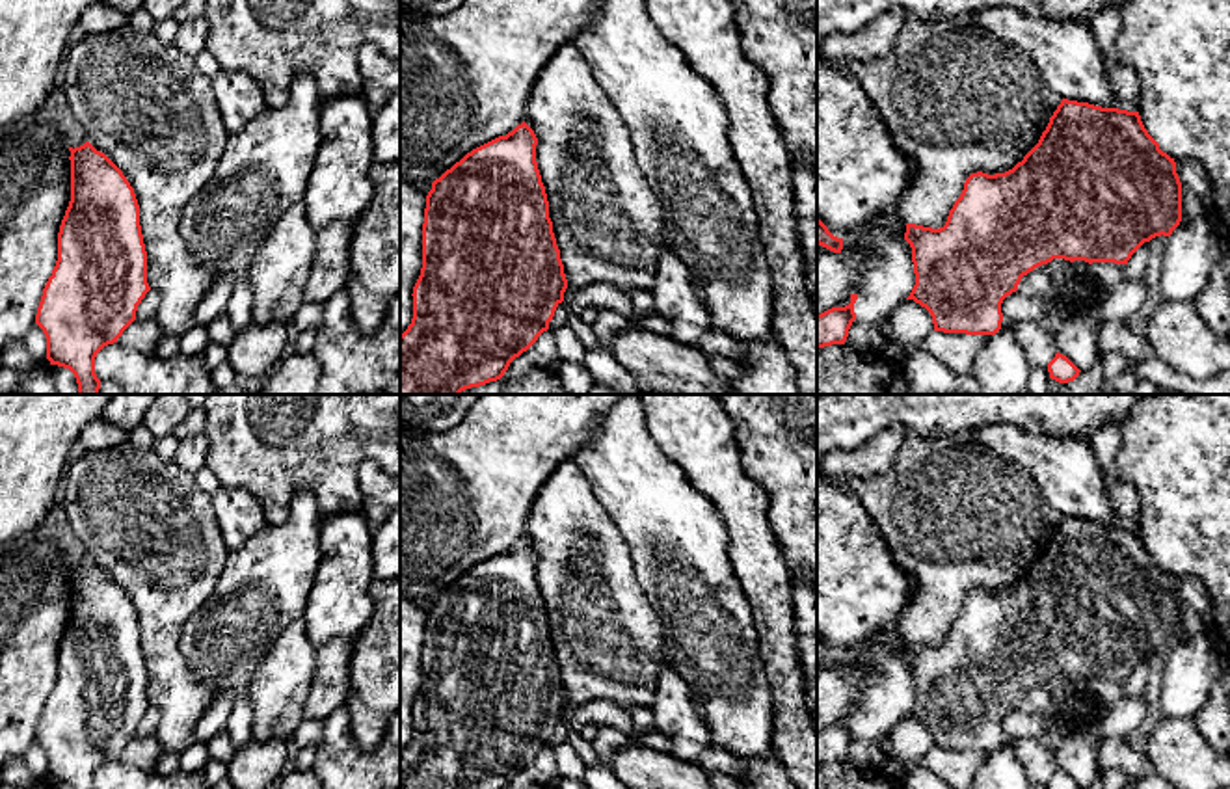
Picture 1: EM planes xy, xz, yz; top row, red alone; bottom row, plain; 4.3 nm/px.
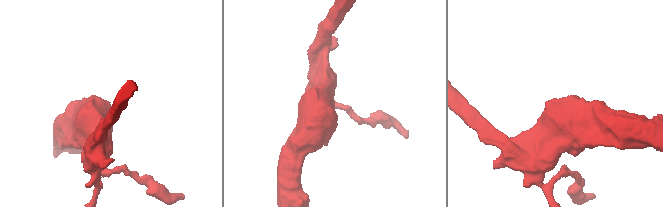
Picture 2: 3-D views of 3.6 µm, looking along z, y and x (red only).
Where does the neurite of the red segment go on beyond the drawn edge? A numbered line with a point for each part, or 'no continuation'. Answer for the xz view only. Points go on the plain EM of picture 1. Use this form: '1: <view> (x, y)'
no continuation

